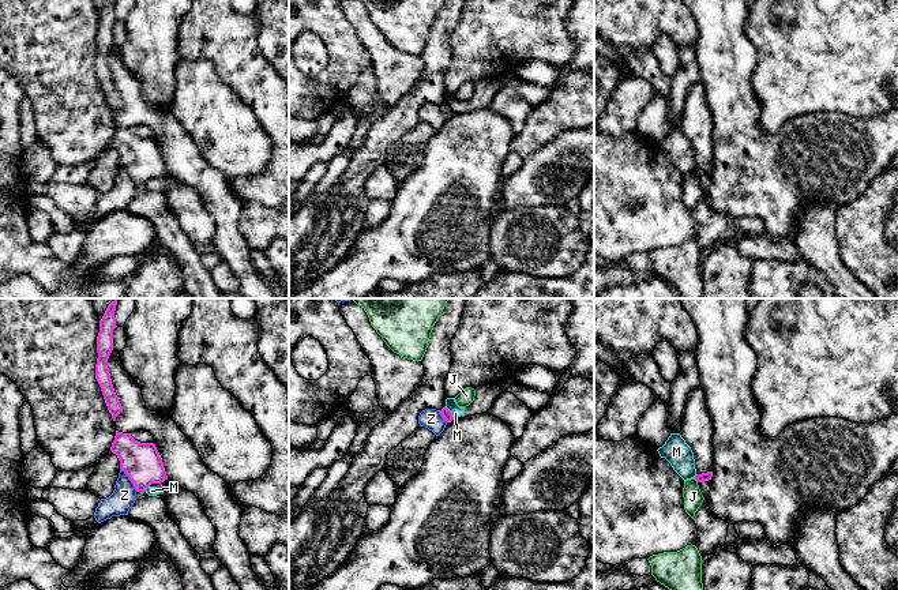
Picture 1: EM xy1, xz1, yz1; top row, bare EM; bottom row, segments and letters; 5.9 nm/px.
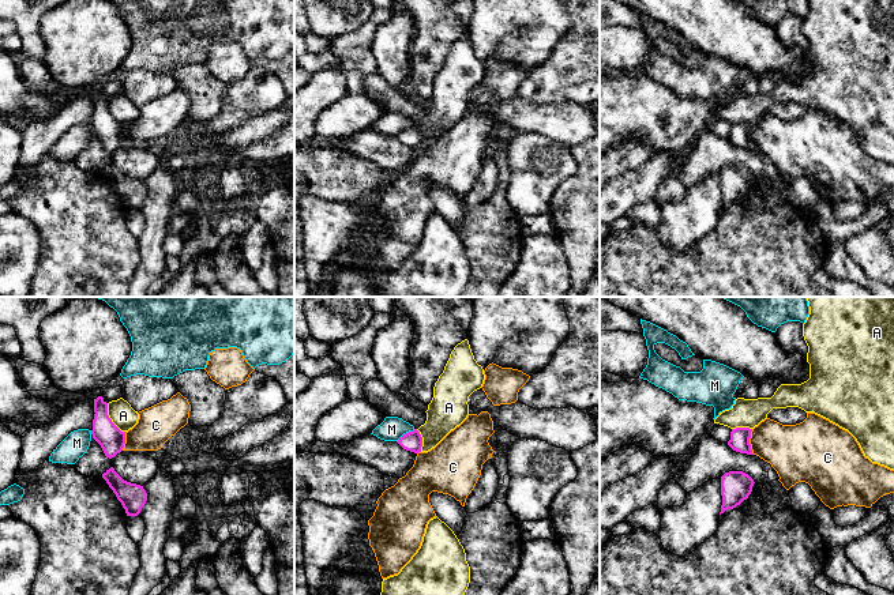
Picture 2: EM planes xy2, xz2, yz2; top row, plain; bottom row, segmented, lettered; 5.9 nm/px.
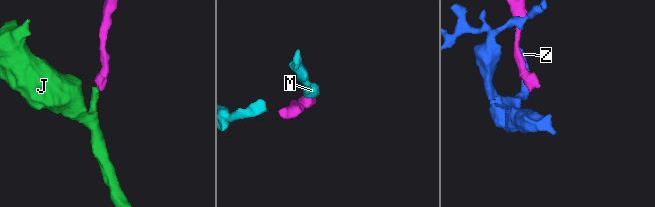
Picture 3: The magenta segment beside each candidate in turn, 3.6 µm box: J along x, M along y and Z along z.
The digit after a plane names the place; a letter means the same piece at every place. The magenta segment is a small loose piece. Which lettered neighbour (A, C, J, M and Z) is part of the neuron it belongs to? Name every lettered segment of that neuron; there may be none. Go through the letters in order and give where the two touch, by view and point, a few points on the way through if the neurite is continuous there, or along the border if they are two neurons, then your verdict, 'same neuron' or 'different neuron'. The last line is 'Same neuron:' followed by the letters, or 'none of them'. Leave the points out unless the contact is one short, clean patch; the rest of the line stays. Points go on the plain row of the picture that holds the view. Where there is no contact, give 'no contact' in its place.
A: xy2 (109, 113) | along xy2 (106, 98), (108, 112), (124, 127) | different neuron
C: yz2 (748, 136) | along yz2 (751, 124), (750, 143), (754, 149) | different neuron
J: yz1 (697, 175) | across yz1 (707, 171), (697, 175), (692, 191) | same neuron
M: xz2 (406, 128) | different neuron
Z: xy1 (130, 173) | different neuron
Same neuron: J

